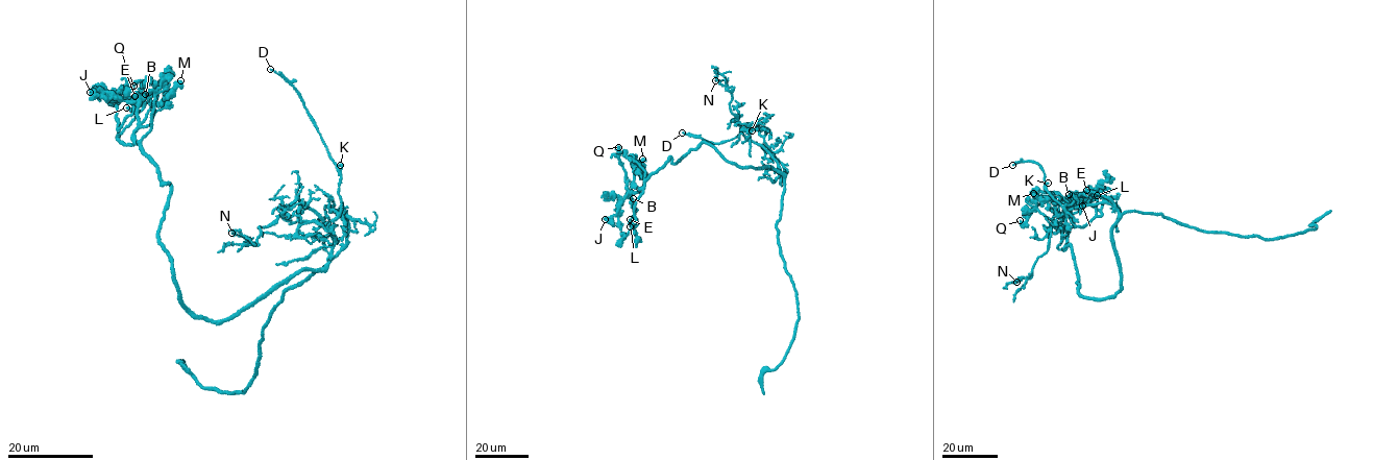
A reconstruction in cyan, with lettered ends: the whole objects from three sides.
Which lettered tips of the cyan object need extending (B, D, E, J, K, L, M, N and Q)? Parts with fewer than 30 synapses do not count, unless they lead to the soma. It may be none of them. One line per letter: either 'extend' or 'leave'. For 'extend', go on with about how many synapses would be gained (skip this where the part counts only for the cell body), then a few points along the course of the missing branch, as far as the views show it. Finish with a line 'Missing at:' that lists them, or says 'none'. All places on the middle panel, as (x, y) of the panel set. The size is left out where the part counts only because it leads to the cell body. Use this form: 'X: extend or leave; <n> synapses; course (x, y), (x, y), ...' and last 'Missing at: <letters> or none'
B: leave
D: leave
E: leave
J: leave
K: leave
L: leave
M: leave
N: leave
Q: leave
Missing at: none

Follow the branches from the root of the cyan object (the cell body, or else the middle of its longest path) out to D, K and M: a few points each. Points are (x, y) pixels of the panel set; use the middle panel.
D: (766, 167), (786, 173), (766, 146), (767, 128), (752, 126), (718, 144), (682, 132)
K: (766, 167), (783, 175), (786, 173), (765, 143), (768, 129), (756, 125), (752, 130)
M: (766, 167), (736, 165), (703, 142), (675, 164), (669, 158), (640, 189), (643, 184), (639, 172), (642, 159)

